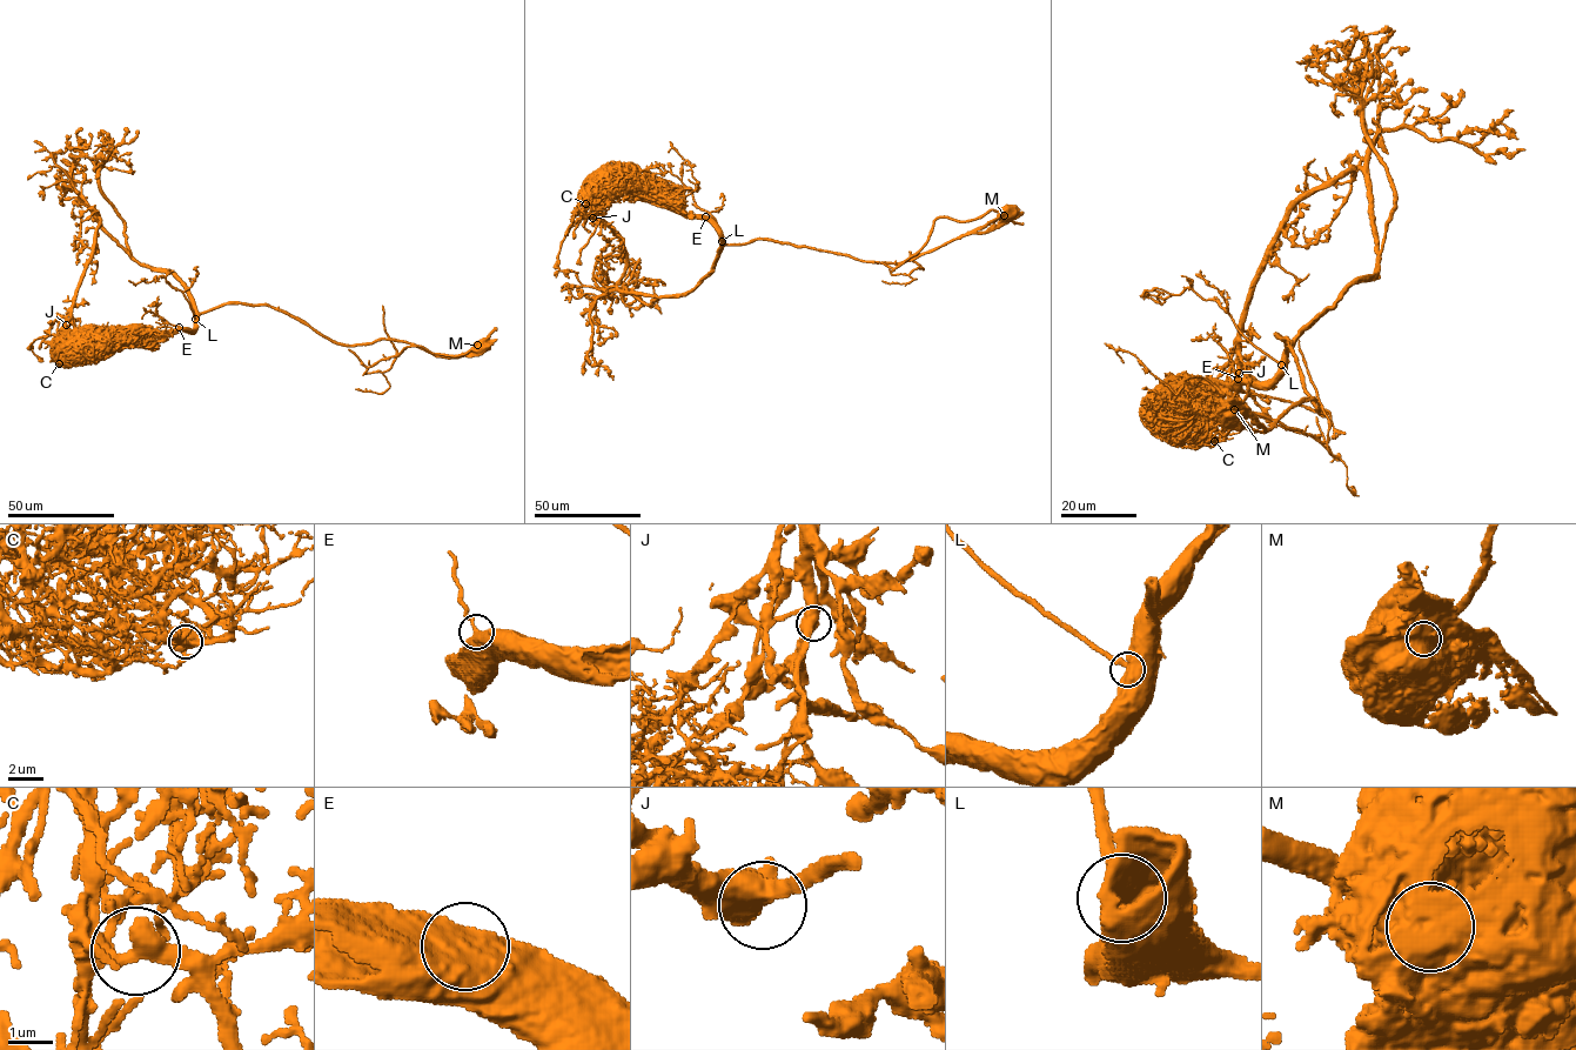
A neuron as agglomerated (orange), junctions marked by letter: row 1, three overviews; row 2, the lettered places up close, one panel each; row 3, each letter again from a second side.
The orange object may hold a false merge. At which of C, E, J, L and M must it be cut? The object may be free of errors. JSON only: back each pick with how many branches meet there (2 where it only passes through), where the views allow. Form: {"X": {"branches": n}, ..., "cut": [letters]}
{"M": {"branches": 1}, "cut": ["M"]}

